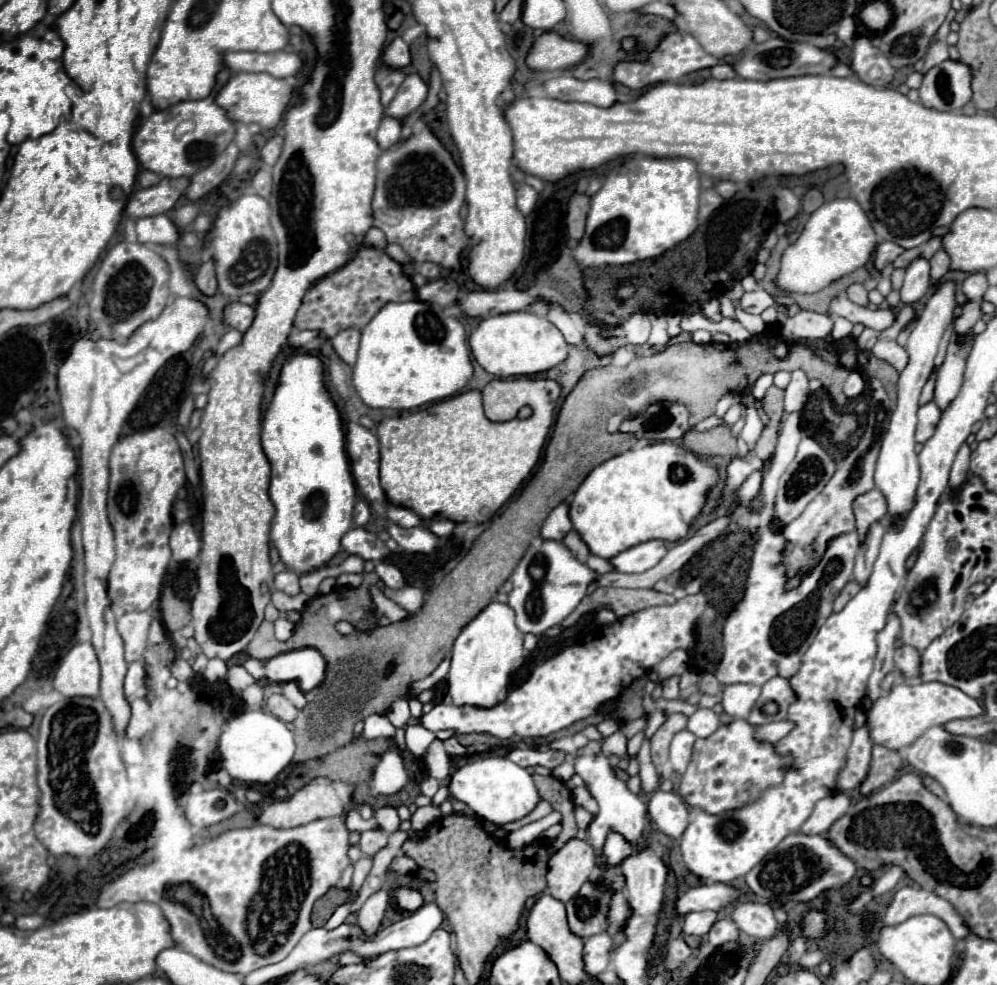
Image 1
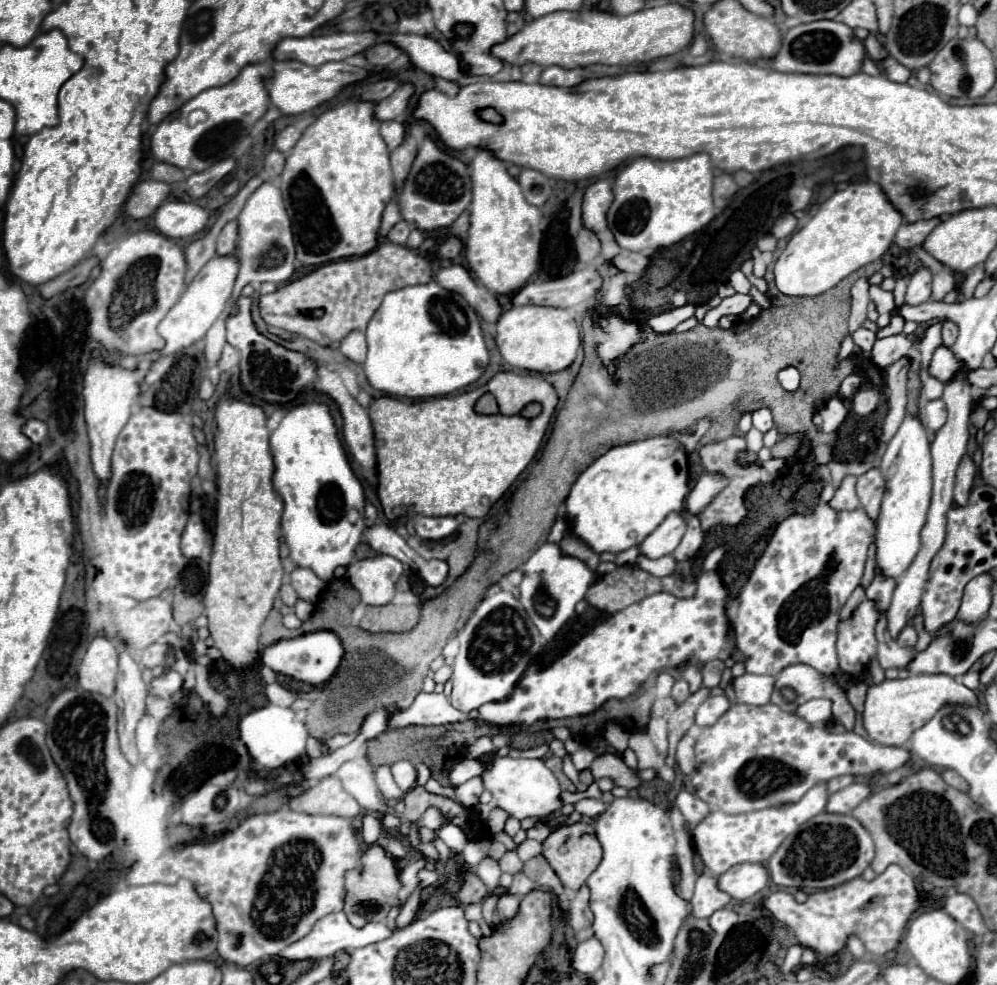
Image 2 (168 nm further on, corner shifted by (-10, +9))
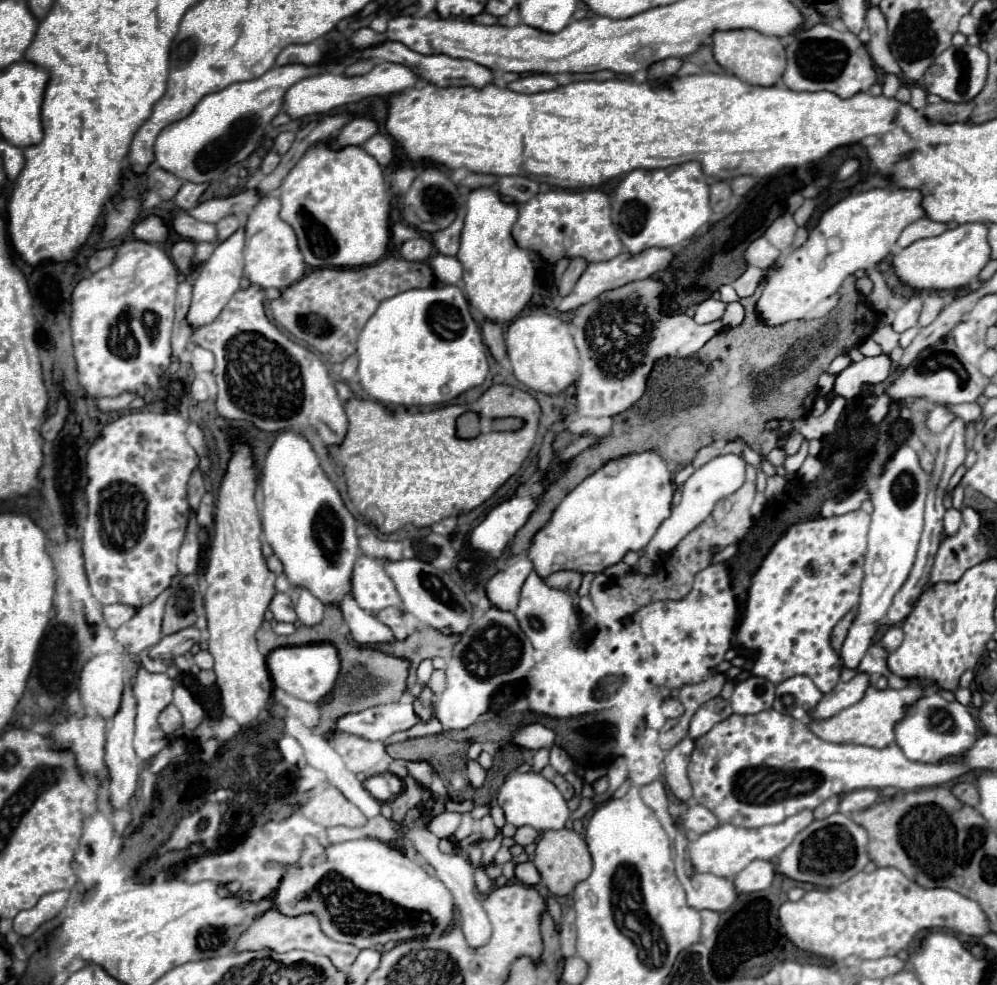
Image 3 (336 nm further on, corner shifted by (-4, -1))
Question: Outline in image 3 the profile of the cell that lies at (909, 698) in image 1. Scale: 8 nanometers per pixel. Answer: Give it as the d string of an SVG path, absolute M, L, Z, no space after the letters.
M869 685L859 703L855 703L853 707L847 707L839 715L829 717L825 721L811 721L811 731L819 739L825 739L825 741L831 741L831 743L855 743L855 745L869 745L869 747L883 749L883 747L889 747L889 745L895 743L895 725L907 715L907 709L911 709L921 697L925 697L921 687L903 687L903 689L883 689L883 691L879 691L877 687Z

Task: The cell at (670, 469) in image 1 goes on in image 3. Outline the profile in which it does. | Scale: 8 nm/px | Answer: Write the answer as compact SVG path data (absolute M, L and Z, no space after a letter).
M657 451L613 459L583 479L559 503L551 521L535 535L527 555L545 577L559 569L601 573L619 563L625 553L647 547L653 533L671 515L673 493L673 475Z

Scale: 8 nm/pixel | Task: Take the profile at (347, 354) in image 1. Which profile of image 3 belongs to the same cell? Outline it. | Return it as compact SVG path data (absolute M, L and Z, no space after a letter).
M351 355L351 357L347 357L347 359L343 361L343 365L341 365L341 377L343 377L345 381L349 381L349 379L355 377L355 373L357 373L357 357Z

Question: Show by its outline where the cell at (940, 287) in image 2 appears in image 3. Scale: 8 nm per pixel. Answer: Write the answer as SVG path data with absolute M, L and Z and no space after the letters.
M923 291L923 311L919 317L919 325L923 327L923 325L929 325L931 321L935 321L945 305L947 305L947 299L941 297L939 293Z

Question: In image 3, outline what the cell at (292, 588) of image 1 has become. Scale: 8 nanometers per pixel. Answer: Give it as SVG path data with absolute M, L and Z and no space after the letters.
M293 587L289 597L291 597L293 607L297 611L297 617L299 617L299 621L303 625L317 625L323 619L325 605L315 595L311 595L309 589Z

